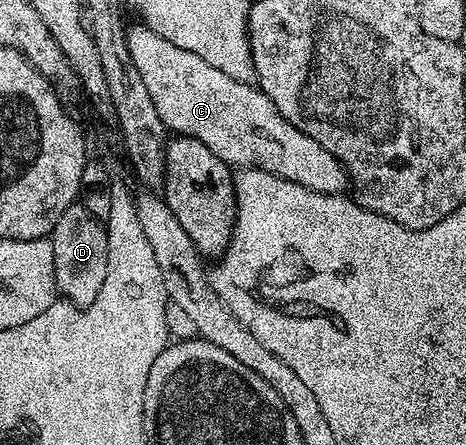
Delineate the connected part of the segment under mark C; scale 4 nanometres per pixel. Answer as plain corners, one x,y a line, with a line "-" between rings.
131,25
126,34
129,55
167,131
205,143
227,165
264,169
281,179
301,183
311,192
343,193
348,188
349,178
342,163
329,155
317,139
309,139
305,131
297,131
273,107
273,99
262,93
258,84
238,81
225,75
225,71
217,71
201,55
193,55
193,51
169,43
169,39
161,39
148,25

